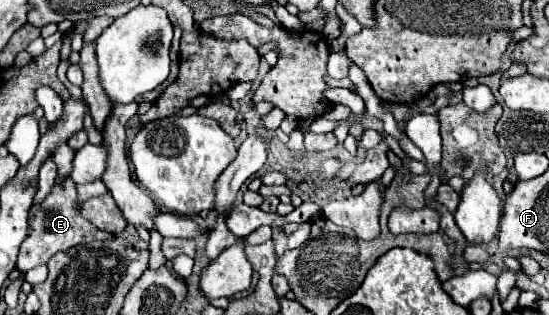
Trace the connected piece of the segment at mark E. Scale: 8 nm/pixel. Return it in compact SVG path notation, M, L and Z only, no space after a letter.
M65 177L63 181L57 181L53 185L51 193L41 203L33 203L33 207L29 209L29 235L19 249L17 269L29 271L35 265L47 263L59 251L65 251L65 249L79 245L79 243L105 241L107 237L109 237L109 233L93 227L93 223L89 223L81 215L81 209L77 205L77 189L75 189L71 177Z

